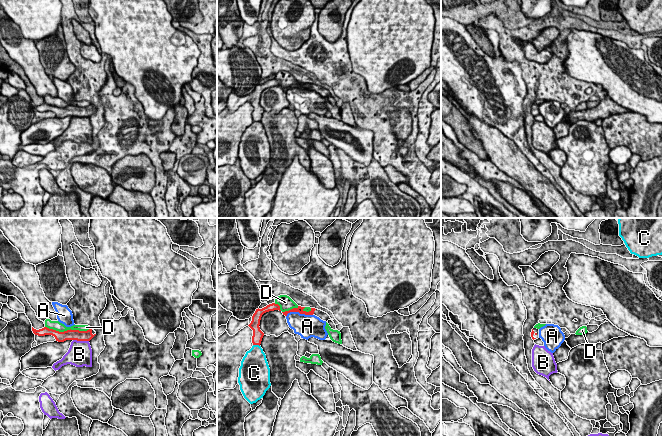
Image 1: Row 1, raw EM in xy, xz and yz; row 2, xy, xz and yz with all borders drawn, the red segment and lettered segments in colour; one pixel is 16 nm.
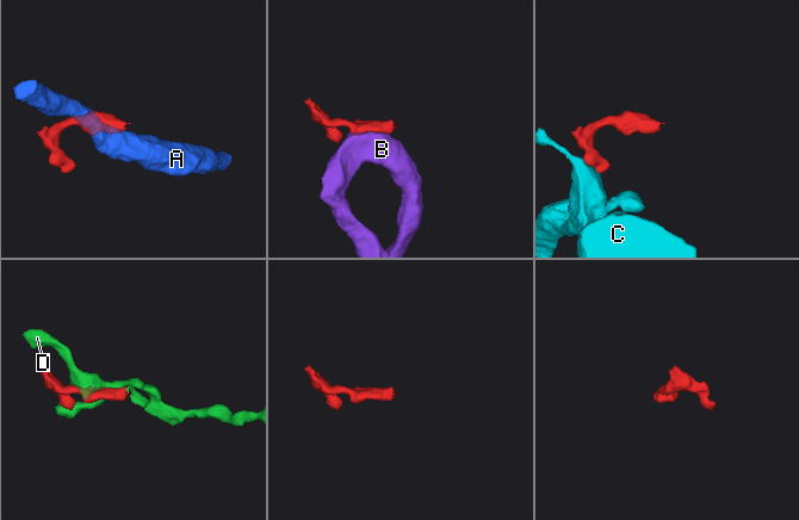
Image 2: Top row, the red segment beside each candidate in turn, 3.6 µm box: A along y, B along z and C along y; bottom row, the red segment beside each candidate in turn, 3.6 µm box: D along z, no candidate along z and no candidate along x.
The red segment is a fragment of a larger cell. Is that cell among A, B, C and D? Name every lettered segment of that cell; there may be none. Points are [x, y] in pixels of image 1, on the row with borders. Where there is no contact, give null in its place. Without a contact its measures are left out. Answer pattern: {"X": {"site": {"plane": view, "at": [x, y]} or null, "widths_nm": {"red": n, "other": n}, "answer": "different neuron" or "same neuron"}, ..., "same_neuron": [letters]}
{"A": {"site": {"plane": "xz", "at": [299, 312]}, "widths_nm": {"red": 100, "other": 360}, "answer": "different neuron"}, "B": {"site": {"plane": "xy", "at": [81, 340]}, "widths_nm": {"red": 160, "other": 380}, "answer": "different neuron"}, "C": {"site": {"plane": "xz", "at": [256, 344]}, "widths_nm": {"red": 160, "other": 360}, "answer": "different neuron"}, "D": {"site": {"plane": "xy", "at": [67, 330]}, "widths_nm": {"red": 160, "other": 160}, "answer": "same neuron"}, "same_neuron": ["D"]}

